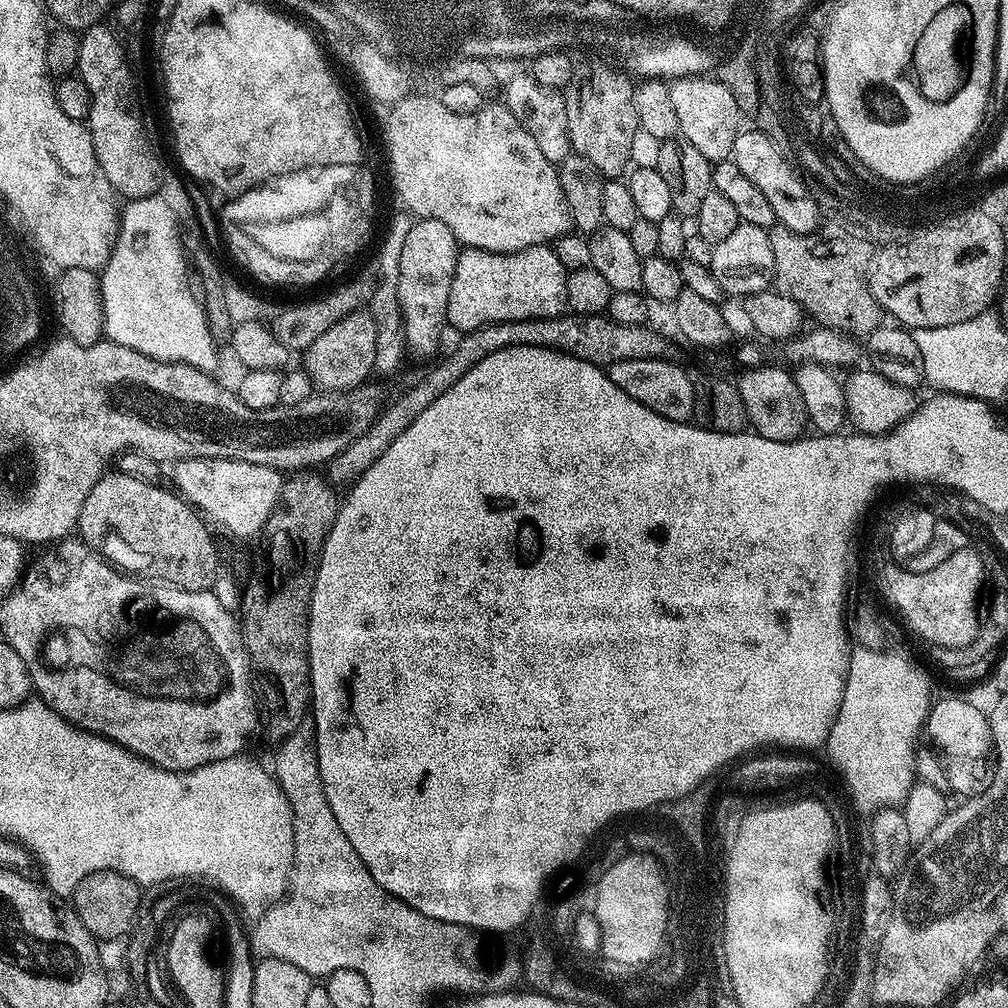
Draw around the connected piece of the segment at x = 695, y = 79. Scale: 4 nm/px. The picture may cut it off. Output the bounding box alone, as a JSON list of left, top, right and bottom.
[668,75,741,161]

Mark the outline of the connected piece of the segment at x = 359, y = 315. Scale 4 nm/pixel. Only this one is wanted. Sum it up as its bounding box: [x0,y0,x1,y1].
[302,310,376,394]

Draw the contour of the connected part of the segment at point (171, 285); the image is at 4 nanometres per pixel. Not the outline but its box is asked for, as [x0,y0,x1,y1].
[100,194,218,373]

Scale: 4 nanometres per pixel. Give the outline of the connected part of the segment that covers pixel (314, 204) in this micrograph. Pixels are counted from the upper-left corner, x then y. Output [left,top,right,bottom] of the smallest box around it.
[224,166,352,220]

